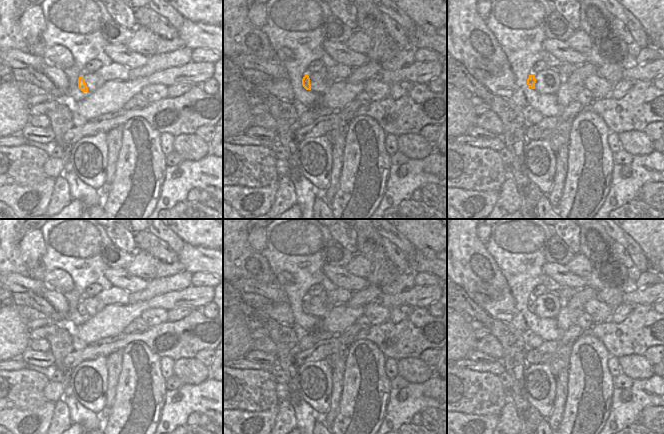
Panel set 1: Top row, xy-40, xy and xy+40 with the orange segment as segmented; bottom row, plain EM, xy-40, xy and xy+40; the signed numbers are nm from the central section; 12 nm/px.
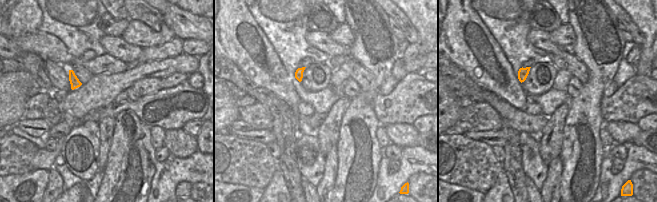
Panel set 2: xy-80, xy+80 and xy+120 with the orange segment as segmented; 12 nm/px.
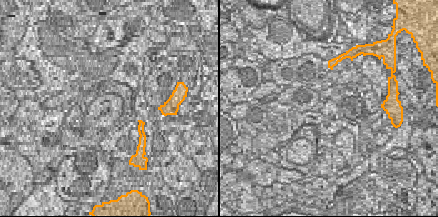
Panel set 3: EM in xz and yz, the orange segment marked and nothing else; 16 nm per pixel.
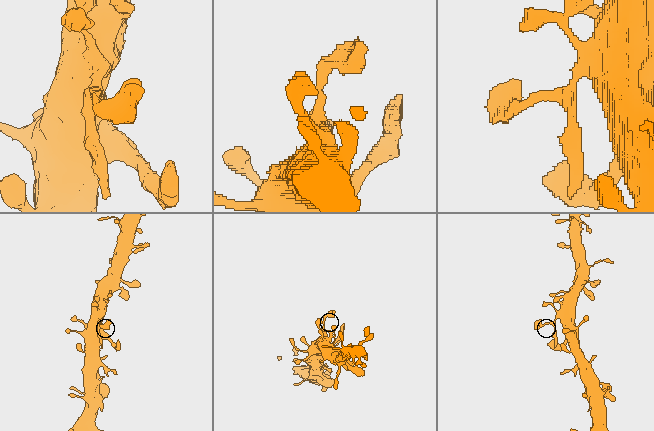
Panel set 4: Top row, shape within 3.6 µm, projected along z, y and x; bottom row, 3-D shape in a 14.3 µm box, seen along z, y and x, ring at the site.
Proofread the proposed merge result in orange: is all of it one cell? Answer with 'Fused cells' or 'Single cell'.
Single cell.

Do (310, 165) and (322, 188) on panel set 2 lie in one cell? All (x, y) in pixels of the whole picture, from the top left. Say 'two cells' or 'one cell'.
two cells

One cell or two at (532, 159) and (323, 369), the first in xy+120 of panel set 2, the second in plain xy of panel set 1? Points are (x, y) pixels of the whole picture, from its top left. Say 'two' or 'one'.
one

